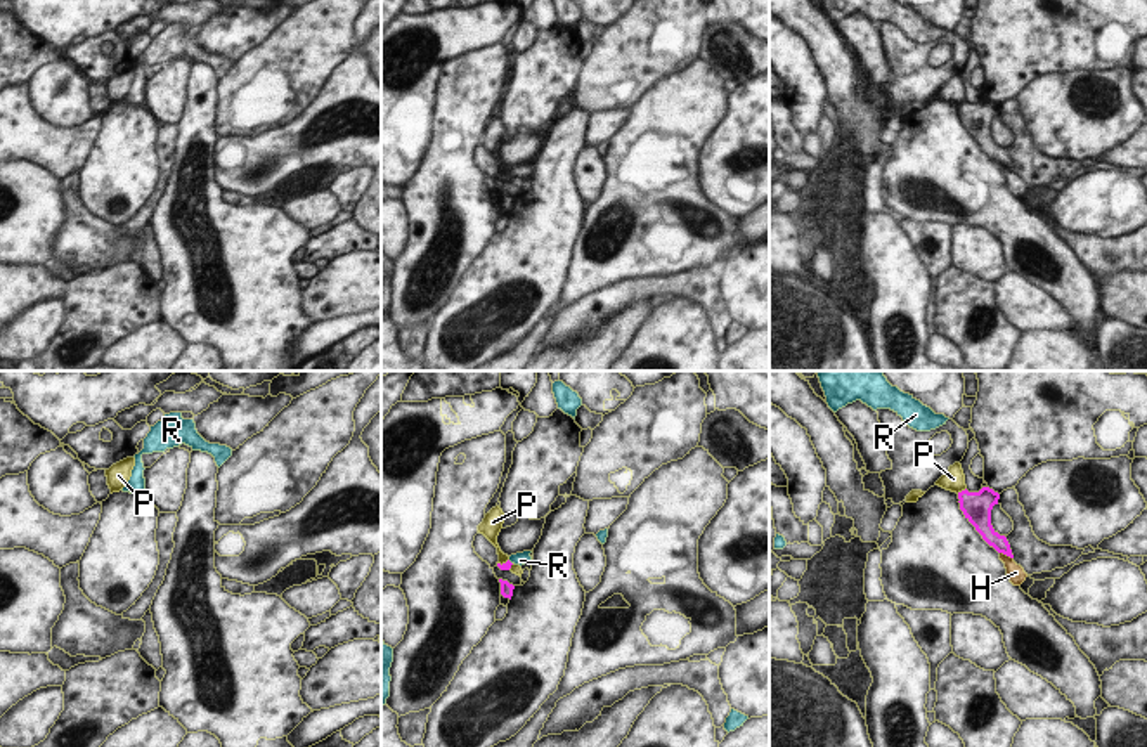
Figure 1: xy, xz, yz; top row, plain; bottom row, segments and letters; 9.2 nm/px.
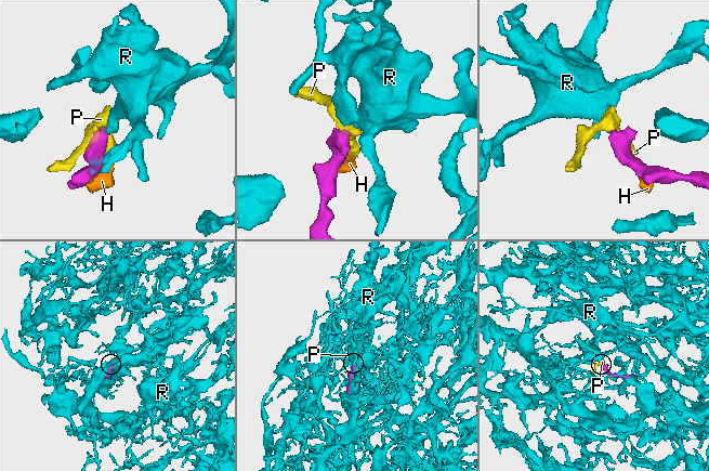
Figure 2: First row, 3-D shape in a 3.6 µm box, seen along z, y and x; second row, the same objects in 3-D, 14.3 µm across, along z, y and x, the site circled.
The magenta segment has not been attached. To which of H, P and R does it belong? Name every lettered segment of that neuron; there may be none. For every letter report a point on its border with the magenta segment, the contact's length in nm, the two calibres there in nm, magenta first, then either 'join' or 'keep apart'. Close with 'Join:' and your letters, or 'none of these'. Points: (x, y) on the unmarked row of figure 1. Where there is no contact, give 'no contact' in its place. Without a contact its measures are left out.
H: meets magenta in yz at (1007, 167); contact 140 nm long; 140 nm thick on the magenta side, 160 nm on the other; keep apart
P: meets magenta in yz at (962, 103); contact 110 nm long; 280 nm thick on the magenta side, 200 nm on the other; keep apart
R: meets magenta in xz at (510, 174); contact 60 nm long; 70 nm thick on the magenta side, 130 nm on the other; join
Join: R

